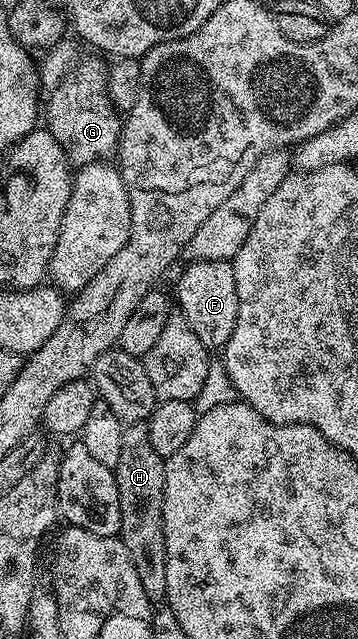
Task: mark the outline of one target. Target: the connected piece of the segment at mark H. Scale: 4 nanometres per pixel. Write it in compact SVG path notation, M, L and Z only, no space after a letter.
M128 422L121 432L121 460L113 467L117 480L117 500L121 500L121 528L118 537L123 539L137 568L137 577L141 579L141 588L152 603L159 604L166 599L165 584L165 532L163 531L163 501L165 500L164 458L157 456L153 444L149 441L149 428L146 422Z

